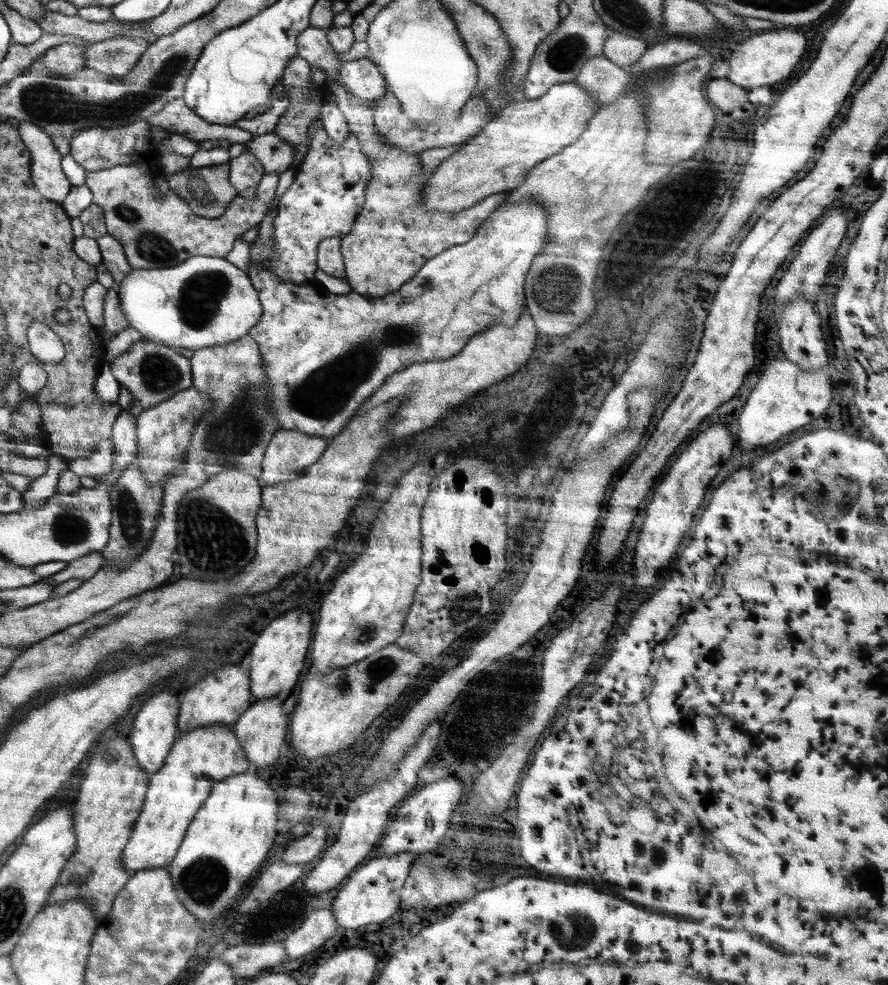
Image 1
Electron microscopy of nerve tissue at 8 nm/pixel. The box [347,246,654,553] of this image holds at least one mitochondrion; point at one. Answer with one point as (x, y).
(556, 289)

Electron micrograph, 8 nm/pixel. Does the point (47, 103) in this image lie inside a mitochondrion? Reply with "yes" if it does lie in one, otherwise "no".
yes

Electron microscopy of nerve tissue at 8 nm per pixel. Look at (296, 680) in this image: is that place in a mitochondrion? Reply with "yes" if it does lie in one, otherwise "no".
no

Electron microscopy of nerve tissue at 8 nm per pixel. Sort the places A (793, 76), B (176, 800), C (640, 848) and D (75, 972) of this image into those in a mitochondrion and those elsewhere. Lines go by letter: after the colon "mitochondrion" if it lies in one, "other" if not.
A: other
B: other
C: other
D: other

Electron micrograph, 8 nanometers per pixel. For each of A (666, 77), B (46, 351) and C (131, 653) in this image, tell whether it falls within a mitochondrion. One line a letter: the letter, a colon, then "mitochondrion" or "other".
A: mitochondrion
B: other
C: other

